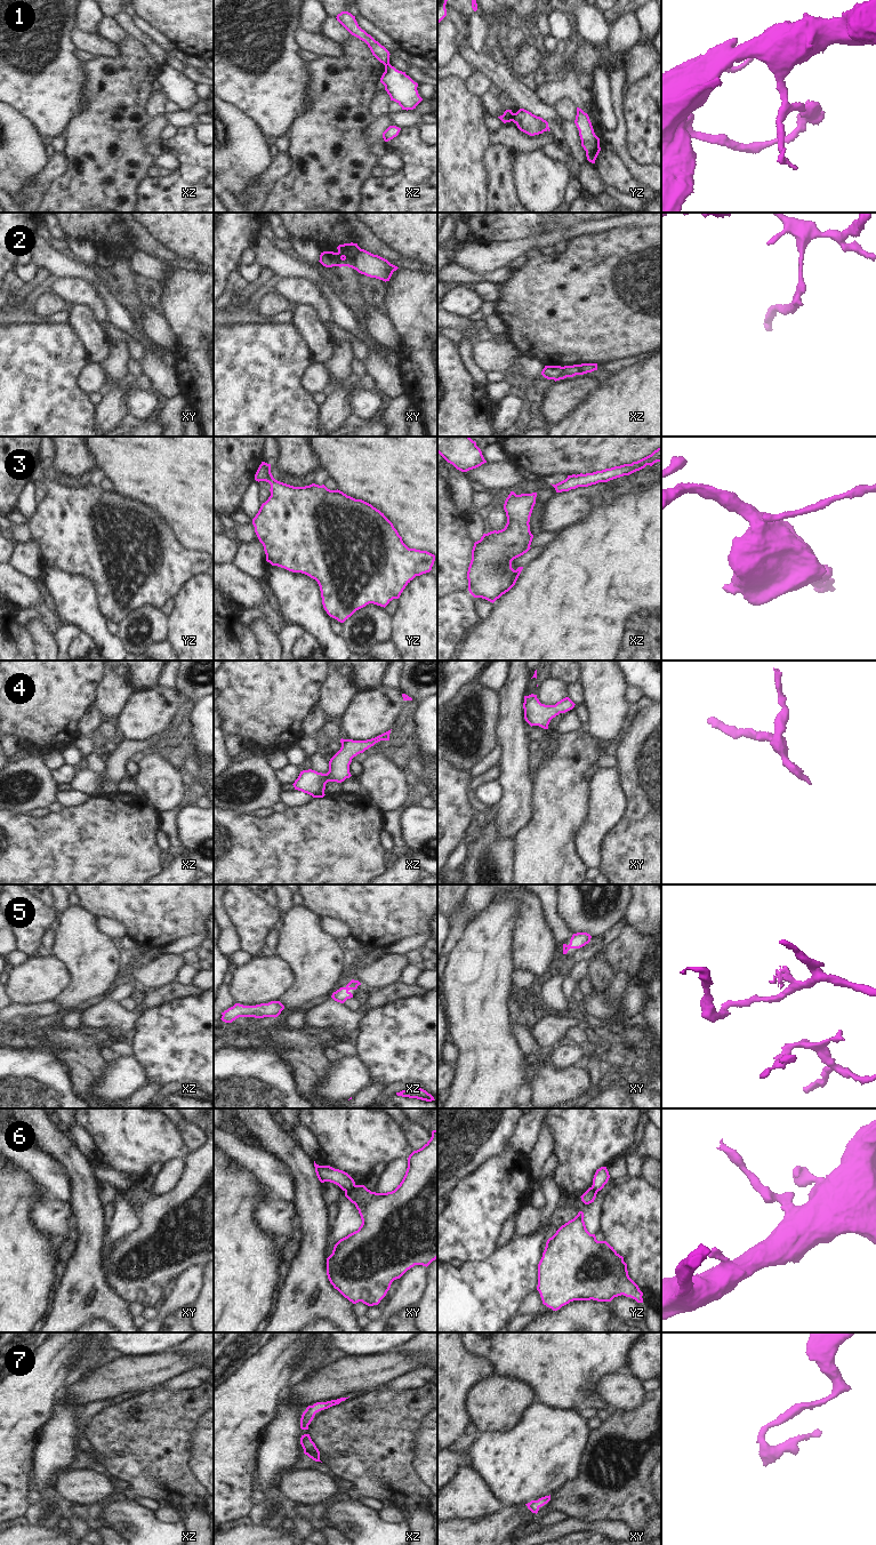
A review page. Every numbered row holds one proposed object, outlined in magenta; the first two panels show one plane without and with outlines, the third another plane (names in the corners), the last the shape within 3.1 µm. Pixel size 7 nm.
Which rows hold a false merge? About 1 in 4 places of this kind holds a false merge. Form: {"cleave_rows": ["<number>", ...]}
{"cleave_rows": ["1", "2", "6"]}

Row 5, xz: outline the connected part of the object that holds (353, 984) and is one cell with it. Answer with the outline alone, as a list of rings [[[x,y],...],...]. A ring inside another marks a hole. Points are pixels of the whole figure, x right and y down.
[[[352,979],[345,987],[340,987],[333,992],[331,998],[337,1002],[344,1003],[347,999],[353,998],[353,994],[349,991],[356,990],[359,985],[361,985],[359,980]]]

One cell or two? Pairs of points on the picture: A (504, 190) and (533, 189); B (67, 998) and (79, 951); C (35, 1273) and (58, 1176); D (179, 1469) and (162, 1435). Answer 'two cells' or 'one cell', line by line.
A: two cells
B: one cell
C: two cells
D: one cell

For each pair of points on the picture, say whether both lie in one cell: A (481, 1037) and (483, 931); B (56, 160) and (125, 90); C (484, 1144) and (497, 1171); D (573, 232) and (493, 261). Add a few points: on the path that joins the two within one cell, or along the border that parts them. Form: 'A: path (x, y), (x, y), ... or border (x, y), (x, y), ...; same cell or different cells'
A: path (481, 1010), (481, 965), (483, 958); same cell
B: border (64, 152), (66, 169), (56, 178); different cells
C: border (507, 1144), (501, 1152), (491, 1155), (468, 1173); different cells
D: path (554, 237), (544, 243), (523, 245), (513, 249); same cell

